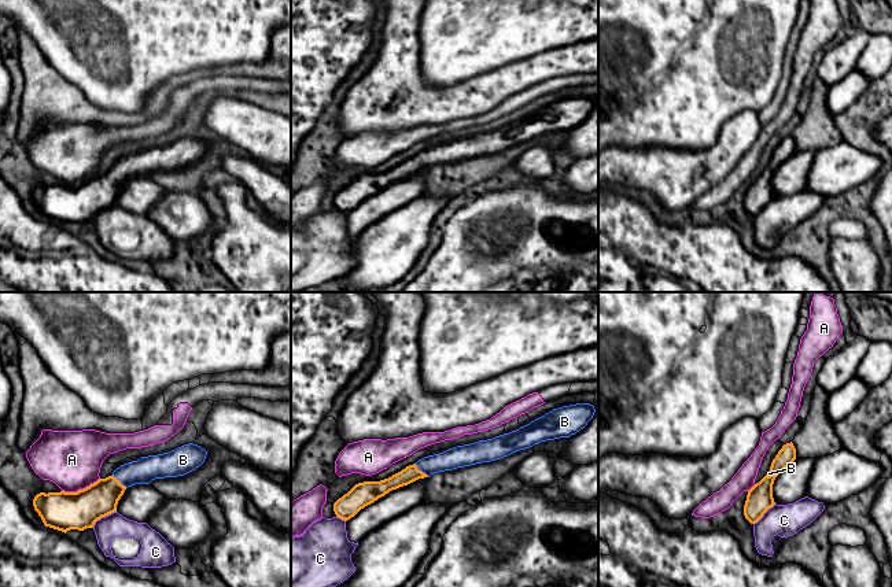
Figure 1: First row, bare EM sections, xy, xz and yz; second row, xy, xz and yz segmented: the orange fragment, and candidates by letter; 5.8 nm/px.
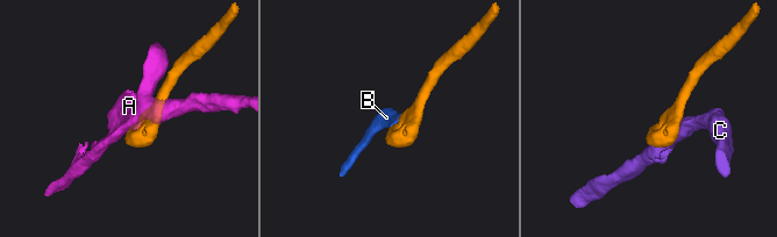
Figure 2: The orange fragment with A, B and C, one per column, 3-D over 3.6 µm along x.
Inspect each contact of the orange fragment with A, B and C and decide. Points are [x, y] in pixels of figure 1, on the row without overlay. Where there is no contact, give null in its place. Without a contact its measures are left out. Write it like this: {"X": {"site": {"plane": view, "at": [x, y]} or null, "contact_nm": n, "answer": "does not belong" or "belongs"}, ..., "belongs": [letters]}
{"A": {"site": {"plane": "xy", "at": [80, 183]}, "contact_nm": 240, "answer": "does not belong"}, "B": {"site": {"plane": "xy", "at": [120, 174]}, "contact_nm": 120, "answer": "belongs"}, "C": {"site": {"plane": "xy", "at": [103, 209]}, "contact_nm": 170, "answer": "does not belong"}, "belongs": ["B"]}

